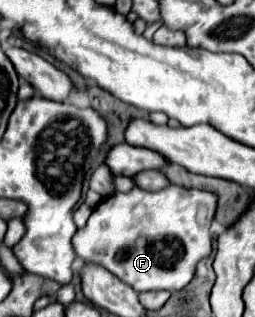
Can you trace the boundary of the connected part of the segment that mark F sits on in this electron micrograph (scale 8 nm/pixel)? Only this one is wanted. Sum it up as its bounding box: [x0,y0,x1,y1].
[72,185,216,293]

